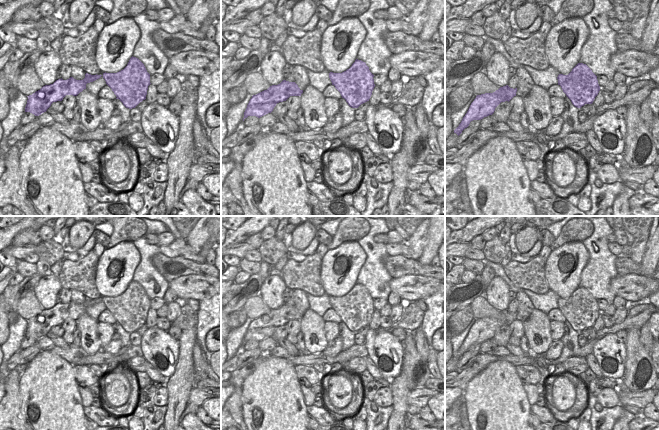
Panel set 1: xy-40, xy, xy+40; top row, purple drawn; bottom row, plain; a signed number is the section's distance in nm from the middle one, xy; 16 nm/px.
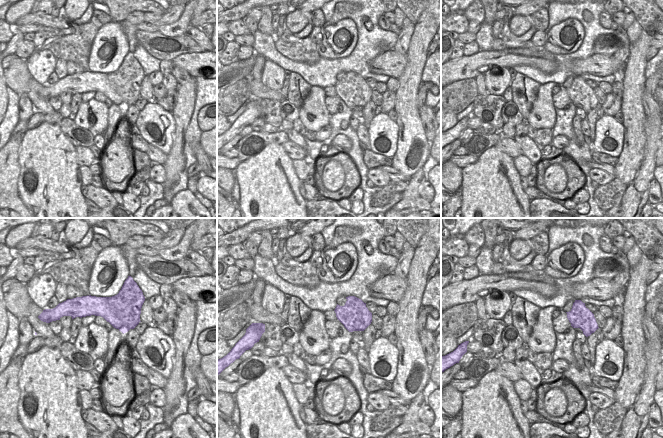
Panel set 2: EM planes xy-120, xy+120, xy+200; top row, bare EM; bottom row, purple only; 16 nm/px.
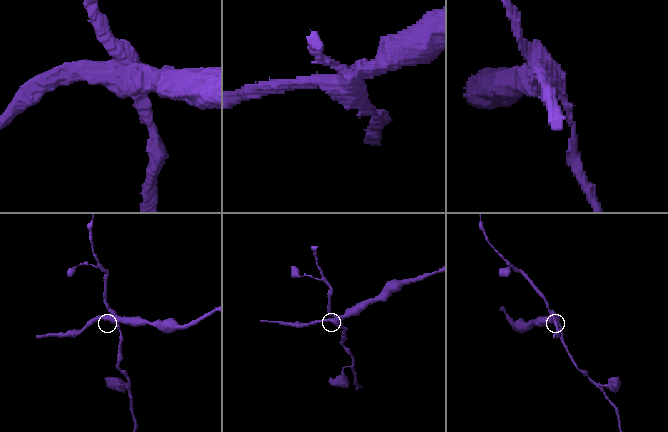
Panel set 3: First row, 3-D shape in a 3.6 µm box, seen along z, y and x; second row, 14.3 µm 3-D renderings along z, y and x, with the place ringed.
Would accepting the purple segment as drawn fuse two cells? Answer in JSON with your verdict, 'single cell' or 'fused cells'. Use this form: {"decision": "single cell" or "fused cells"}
{"decision": "fused cells"}

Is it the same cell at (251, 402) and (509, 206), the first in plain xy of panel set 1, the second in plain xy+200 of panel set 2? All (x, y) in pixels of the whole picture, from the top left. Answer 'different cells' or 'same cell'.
same cell

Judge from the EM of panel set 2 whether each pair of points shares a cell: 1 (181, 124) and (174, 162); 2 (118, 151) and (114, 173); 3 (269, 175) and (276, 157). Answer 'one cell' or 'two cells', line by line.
1: one cell
2: one cell
3: one cell

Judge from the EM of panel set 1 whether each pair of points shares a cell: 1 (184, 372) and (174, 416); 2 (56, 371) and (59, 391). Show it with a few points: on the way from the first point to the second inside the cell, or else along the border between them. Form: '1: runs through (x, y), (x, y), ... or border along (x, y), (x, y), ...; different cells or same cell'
1: runs through (181, 383), (178, 386), (177, 405); same cell
2: runs through (56, 376), (56, 386); same cell

